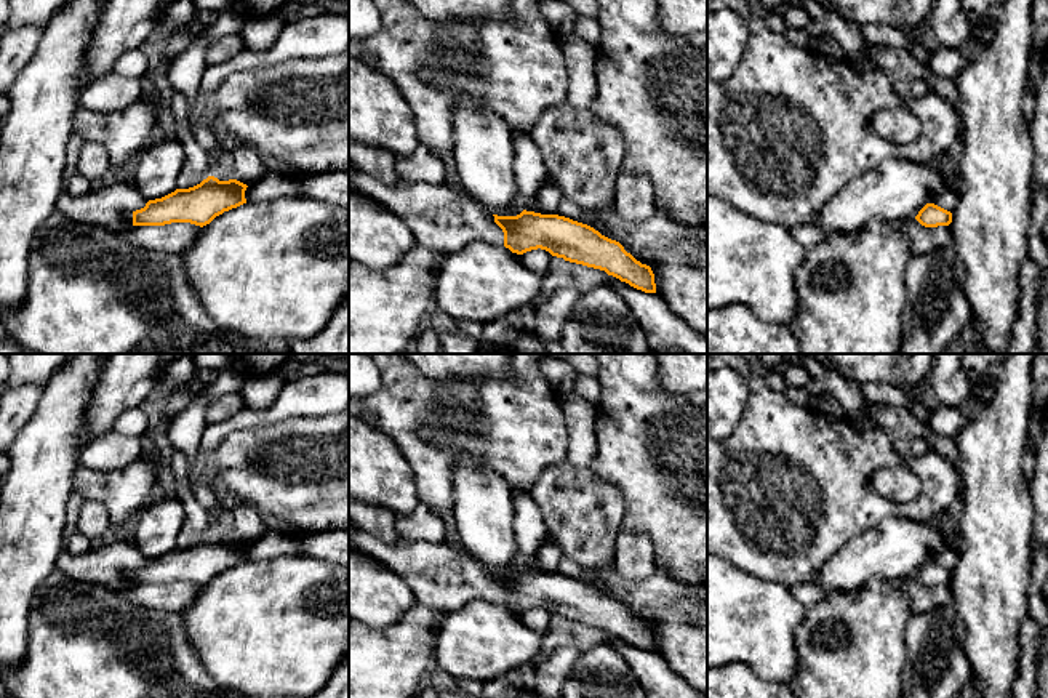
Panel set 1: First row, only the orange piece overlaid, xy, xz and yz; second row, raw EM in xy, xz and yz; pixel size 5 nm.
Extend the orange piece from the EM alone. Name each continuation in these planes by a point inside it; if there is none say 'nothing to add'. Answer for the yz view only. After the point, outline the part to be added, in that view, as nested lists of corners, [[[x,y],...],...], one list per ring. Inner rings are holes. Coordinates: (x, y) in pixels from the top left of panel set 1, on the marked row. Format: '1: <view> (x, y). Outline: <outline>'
1: yz (946, 199). Outline: [[[942,189],[942,191],[938,191],[933,197],[931,197],[931,202],[947,211],[954,211],[955,207],[957,207],[957,192],[952,191],[952,189]]]

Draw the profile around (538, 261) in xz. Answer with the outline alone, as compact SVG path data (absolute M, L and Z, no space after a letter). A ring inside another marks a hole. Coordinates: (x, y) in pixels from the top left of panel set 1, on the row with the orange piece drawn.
M531 250L522 255L520 263L533 271L534 274L546 275L549 272L549 264L552 261L552 255L546 250Z

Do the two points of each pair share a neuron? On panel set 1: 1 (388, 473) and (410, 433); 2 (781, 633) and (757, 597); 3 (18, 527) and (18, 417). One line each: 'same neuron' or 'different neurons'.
1: different neurons
2: same neuron
3: different neurons

